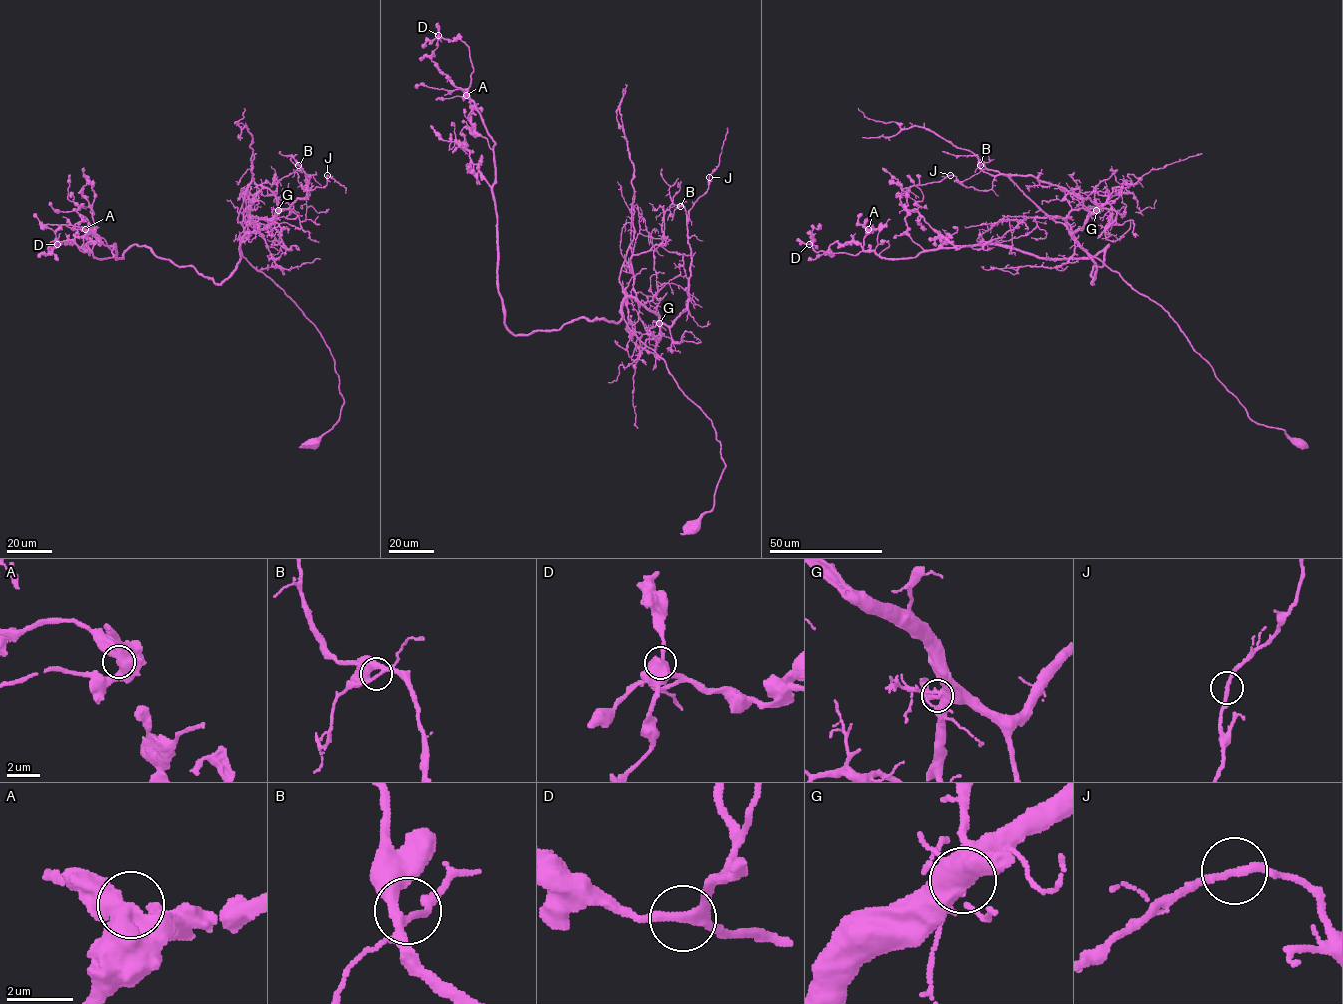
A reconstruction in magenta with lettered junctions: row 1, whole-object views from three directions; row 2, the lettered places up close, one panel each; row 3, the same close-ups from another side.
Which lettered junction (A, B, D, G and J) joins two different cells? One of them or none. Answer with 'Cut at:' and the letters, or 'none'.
Cut at: none

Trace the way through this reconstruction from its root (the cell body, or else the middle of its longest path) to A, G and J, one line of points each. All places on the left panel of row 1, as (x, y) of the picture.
A: (314, 442), (339, 417), (339, 376), (271, 279), (243, 256), (220, 284), (144, 246), (97, 259), (85, 229)
G: (314, 442), (337, 422), (344, 403), (333, 358), (316, 327), (241, 249), (241, 239), (263, 230), (278, 210)
J: (314, 442), (344, 403), (333, 358), (241, 242), (306, 197), (306, 174), (307, 190), (327, 175)

